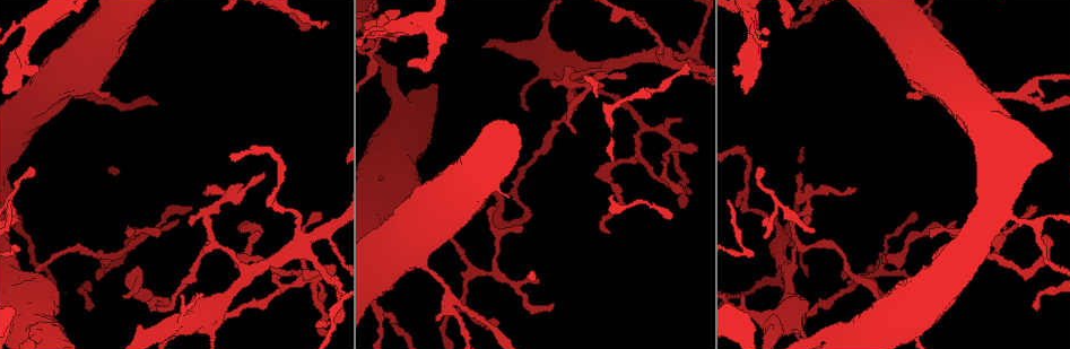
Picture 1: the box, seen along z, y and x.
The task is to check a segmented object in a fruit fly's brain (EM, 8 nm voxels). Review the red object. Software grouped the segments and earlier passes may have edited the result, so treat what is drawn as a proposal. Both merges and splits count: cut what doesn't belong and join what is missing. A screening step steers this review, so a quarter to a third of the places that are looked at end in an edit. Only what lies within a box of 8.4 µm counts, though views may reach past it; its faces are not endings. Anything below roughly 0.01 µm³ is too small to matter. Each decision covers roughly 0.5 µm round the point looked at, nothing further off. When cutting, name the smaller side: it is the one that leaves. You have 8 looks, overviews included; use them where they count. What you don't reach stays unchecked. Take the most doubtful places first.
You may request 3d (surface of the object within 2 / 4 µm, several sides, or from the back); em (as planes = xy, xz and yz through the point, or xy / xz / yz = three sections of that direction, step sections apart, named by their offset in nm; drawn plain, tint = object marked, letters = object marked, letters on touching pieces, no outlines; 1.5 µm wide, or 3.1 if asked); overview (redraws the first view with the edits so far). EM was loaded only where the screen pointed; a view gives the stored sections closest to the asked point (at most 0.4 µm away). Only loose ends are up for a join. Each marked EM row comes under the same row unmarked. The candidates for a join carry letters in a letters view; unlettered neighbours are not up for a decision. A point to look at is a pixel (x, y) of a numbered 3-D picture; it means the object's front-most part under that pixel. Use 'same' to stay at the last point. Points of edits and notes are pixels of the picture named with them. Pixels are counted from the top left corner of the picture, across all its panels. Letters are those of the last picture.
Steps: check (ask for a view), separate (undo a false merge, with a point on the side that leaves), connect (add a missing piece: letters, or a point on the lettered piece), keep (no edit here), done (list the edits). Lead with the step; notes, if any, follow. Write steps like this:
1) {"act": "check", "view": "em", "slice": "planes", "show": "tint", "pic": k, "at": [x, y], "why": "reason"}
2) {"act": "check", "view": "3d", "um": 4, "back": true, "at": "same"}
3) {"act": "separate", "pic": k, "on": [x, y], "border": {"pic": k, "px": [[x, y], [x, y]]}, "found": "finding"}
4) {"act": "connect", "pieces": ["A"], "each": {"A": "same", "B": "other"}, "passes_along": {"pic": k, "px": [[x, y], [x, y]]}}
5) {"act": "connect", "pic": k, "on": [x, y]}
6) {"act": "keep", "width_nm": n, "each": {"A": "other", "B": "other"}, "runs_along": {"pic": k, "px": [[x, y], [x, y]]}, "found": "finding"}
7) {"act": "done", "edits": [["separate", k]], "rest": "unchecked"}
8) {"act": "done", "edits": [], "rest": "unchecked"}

{"act": "check", "view": "em", "slice": "yz", "step": 4, "show": "tint", "pic": 1, "at": [1049, 239], "why": "free end"}

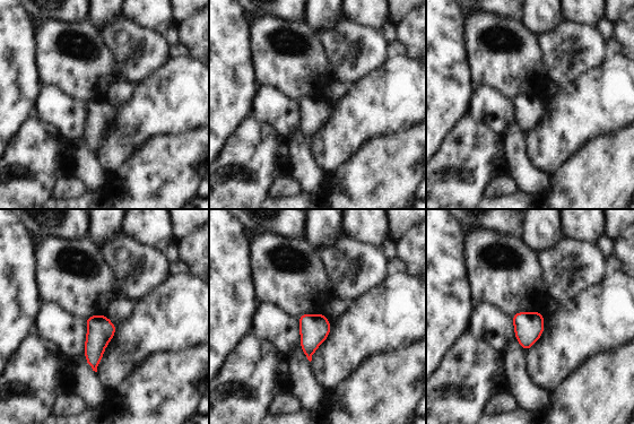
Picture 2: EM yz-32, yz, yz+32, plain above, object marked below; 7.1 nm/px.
{"act": "check", "view": "em", "slice": "yz", "step": 4, "show": "letters", "at": "same"}

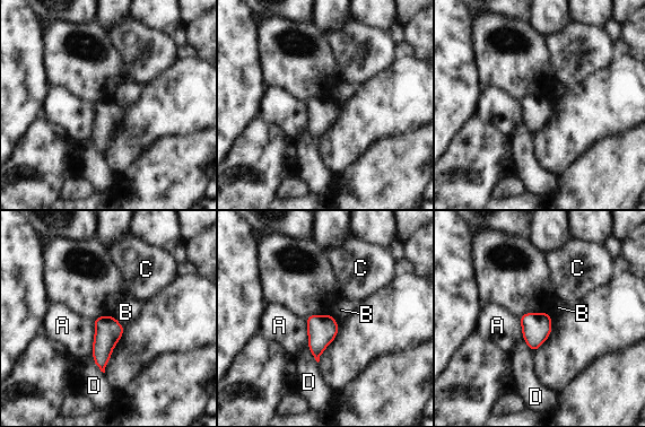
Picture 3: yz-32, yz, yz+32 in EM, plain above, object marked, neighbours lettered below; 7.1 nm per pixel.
{"act": "keep", "longest_contact_nm": ["A", 240], "each": {"A": "other", "B": "other", "C": "other", "D": "other"}, "found": "none of them fits"}

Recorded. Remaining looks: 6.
{"act": "check", "view": "3d", "um": 2, "pic": 1, "at": [551, 82], "why": "thin end"}

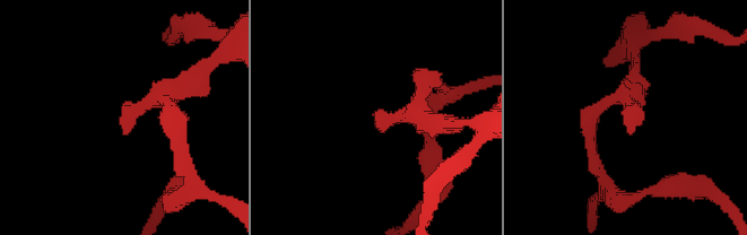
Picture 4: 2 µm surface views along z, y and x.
{"act": "check", "view": "em", "slice": "planes", "show": "letters", "pic": 4, "at": [629, 133]}

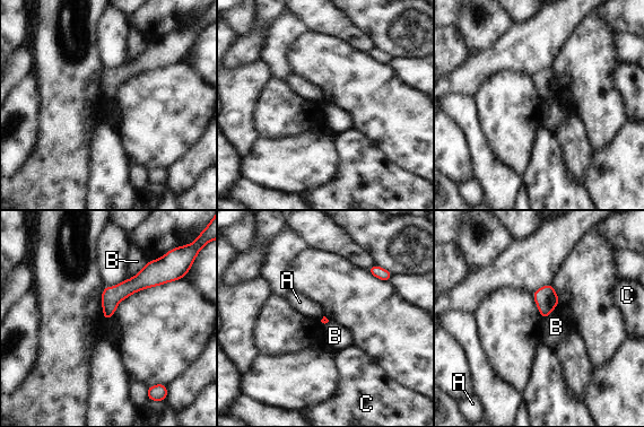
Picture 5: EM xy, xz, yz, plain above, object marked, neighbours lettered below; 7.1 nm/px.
{"act": "keep", "each": {"A": "other", "B": "other", "C": "other"}, "border": {"pic": 5, "px": [[148, 261], [132, 277], [125, 280]]}, "found": "none of them fits"}

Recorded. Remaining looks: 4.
{"act": "check", "view": "em", "slice": "yz", "step": 4, "show": "letters", "pic": 1, "at": [679, 44], "why": "an open end"}

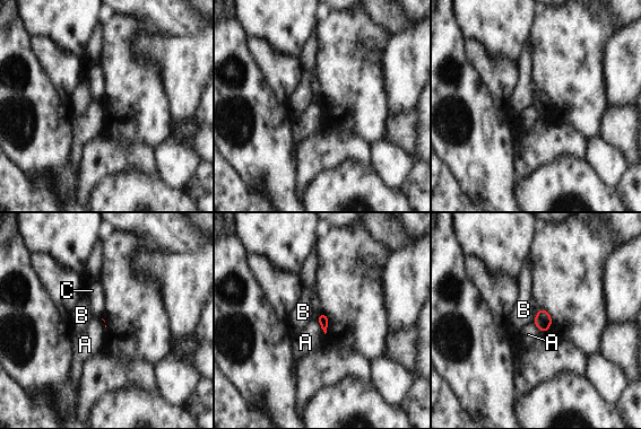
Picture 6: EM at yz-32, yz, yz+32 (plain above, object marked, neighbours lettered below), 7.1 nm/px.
{"act": "check", "view": "em", "slice": "planes", "show": "letters", "at": "same", "why": "another direction"}

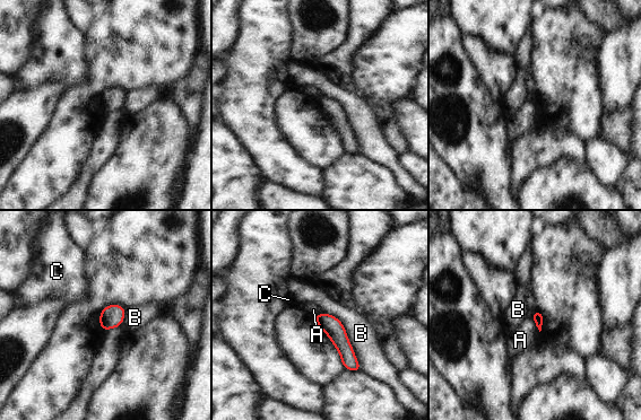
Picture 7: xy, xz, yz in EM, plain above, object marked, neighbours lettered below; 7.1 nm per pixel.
{"act": "keep", "each": {"A": "other", "B": "other", "C": "other"}, "runs_along": {"pic": 7, "px": [[318, 317], [338, 337], [357, 368]]}, "found": "none of them fits"}

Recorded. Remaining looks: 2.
{"act": "done", "edits": [], "rest": "unchecked"}

